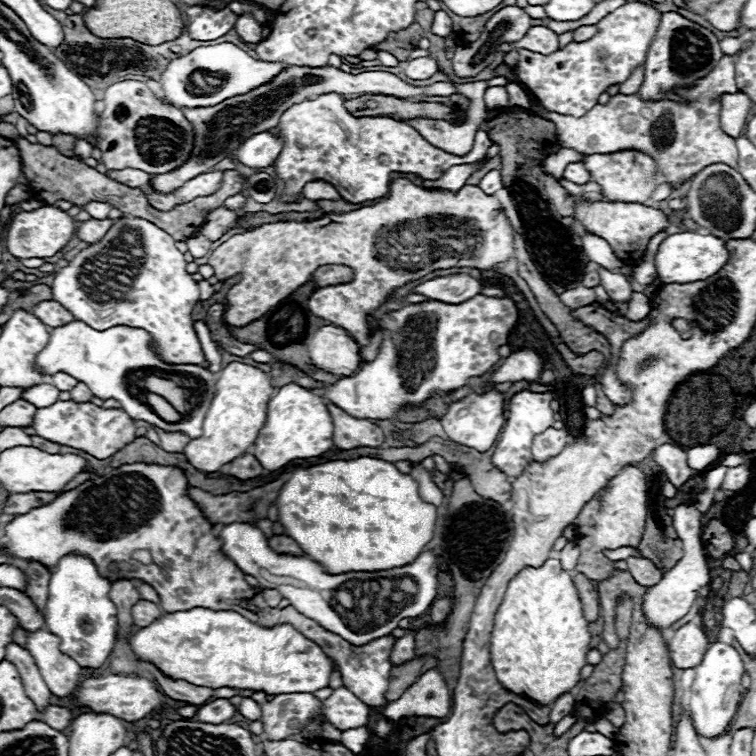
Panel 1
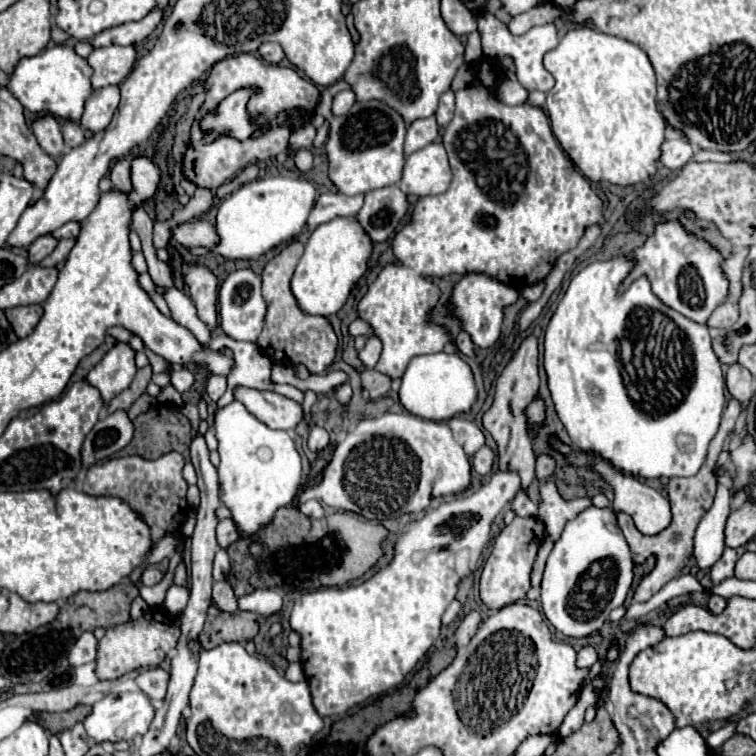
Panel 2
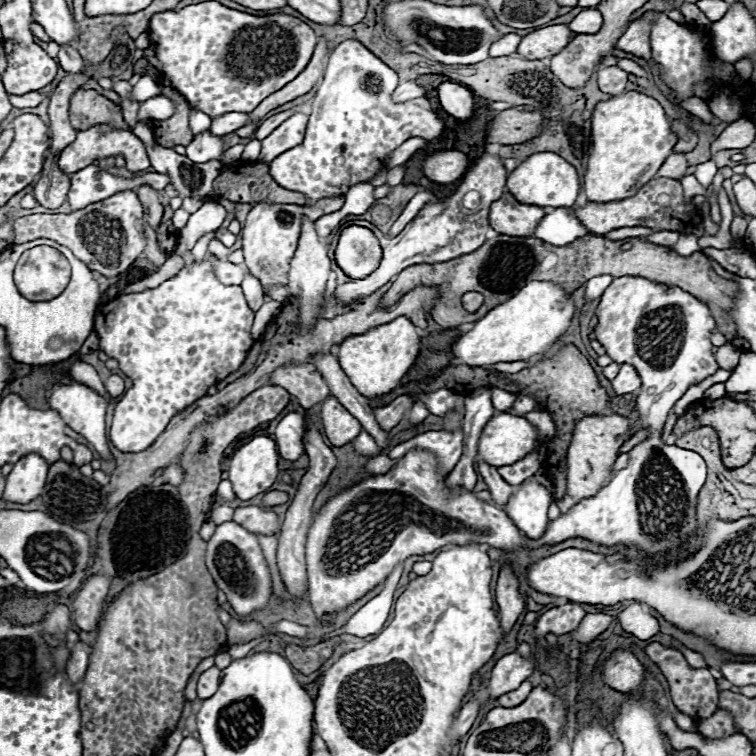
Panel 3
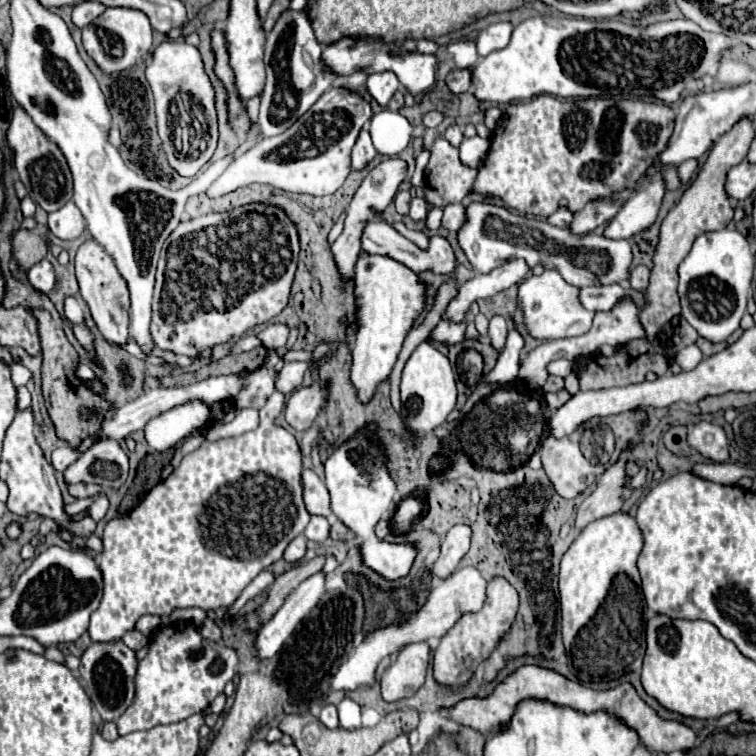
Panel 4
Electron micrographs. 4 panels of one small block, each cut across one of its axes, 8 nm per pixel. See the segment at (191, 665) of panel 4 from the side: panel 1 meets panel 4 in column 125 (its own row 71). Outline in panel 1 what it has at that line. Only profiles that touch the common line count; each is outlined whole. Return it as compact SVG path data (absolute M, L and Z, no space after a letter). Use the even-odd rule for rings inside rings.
M722 56L714 72L700 80L692 90L678 90L676 94L692 100L692 104L678 104L672 100L662 102L642 102L638 96L616 94L608 104L596 104L586 116L562 116L556 112L540 114L552 120L558 128L558 144L564 148L574 148L582 154L602 154L618 152L622 148L638 148L648 152L656 160L656 168L664 182L690 180L696 172L710 164L726 164L736 168L736 144L734 138L720 130L720 94L740 92L734 80L734 58Z

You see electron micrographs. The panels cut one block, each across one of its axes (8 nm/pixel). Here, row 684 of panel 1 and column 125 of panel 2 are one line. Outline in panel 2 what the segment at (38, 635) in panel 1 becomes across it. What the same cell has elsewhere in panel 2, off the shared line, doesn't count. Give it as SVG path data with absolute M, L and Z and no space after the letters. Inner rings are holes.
M106 46L96 48L86 58L86 62L92 68L92 88L104 88L110 84L120 84L132 70L136 62L136 50L134 46Z

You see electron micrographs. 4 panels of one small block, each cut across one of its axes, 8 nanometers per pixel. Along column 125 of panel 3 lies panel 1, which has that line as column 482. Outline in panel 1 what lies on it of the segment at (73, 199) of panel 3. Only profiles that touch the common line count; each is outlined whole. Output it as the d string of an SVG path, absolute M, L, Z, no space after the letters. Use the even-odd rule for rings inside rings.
M490 170L482 180L480 180L480 184L478 184L486 194L494 194L494 192L498 192L500 188L504 188L504 184L502 184L502 176L500 176L500 170Z

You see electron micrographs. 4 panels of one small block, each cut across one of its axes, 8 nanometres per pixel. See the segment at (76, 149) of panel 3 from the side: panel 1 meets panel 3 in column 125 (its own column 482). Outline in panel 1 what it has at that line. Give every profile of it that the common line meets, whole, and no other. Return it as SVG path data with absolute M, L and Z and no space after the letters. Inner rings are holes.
M338 94L332 98L318 98L302 102L284 112L278 128L272 128L274 136L284 138L284 150L274 168L278 178L286 184L282 198L302 198L304 184L312 180L330 182L346 202L366 202L388 194L390 174L412 172L422 180L438 180L448 168L456 164L474 164L484 158L492 140L484 130L474 136L474 146L468 154L448 154L428 144L414 128L384 116L356 118L344 108L344 100Z

